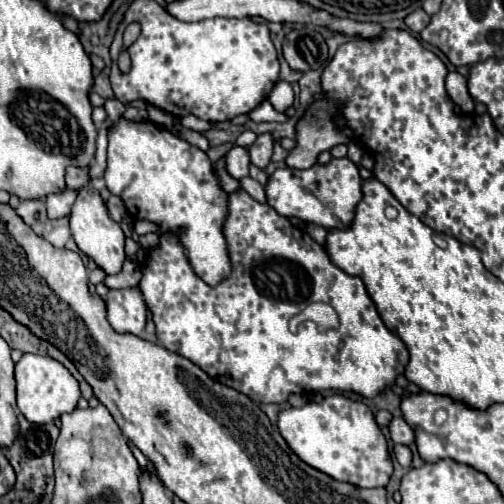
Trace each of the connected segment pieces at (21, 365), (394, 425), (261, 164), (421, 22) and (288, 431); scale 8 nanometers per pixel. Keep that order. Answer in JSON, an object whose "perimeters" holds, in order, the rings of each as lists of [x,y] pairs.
{"perimeters":[[[[25,353],[15,365],[15,381],[17,381],[17,407],[23,417],[31,423],[51,423],[59,419],[61,413],[71,413],[77,407],[81,397],[79,383],[75,377],[55,359]]],[[[393,417],[389,423],[389,433],[393,443],[401,443],[401,445],[411,445],[415,441],[413,429],[405,423],[403,417]]],[[[269,133],[259,135],[259,137],[255,139],[255,143],[247,147],[247,153],[249,153],[251,165],[255,165],[255,167],[259,167],[259,169],[265,169],[267,163],[271,161],[271,153],[273,153],[273,137],[271,137]]],[[[417,9],[417,11],[413,11],[413,13],[409,13],[409,15],[405,17],[405,23],[407,23],[407,27],[409,27],[413,33],[423,31],[429,21],[431,21],[431,17],[429,17],[423,9]]],[[[329,395],[321,403],[289,407],[279,411],[277,429],[287,445],[307,465],[357,487],[385,487],[393,473],[393,463],[387,453],[387,441],[375,423],[371,409],[345,395]]]]}

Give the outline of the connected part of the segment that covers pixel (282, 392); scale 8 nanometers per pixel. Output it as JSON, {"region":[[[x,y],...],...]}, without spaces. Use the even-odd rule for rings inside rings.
{"region":[[[243,189],[227,195],[223,235],[231,259],[231,275],[215,287],[203,283],[203,279],[199,279],[191,269],[191,263],[187,263],[181,235],[183,229],[161,233],[159,245],[147,251],[149,263],[141,265],[143,277],[139,281],[139,289],[153,315],[157,341],[169,351],[191,359],[215,381],[235,387],[259,403],[283,403],[293,393],[325,389],[353,391],[363,397],[375,397],[385,387],[391,387],[395,377],[403,373],[409,359],[407,347],[385,327],[363,287],[363,281],[333,265],[327,251],[319,243],[315,243],[305,231],[293,227],[287,217],[277,215],[277,211],[269,205],[255,201]],[[307,299],[333,305],[339,313],[341,327],[325,333],[319,333],[317,327],[305,331],[305,335],[301,335],[301,329],[291,333],[287,329],[289,319],[307,307]]]}

